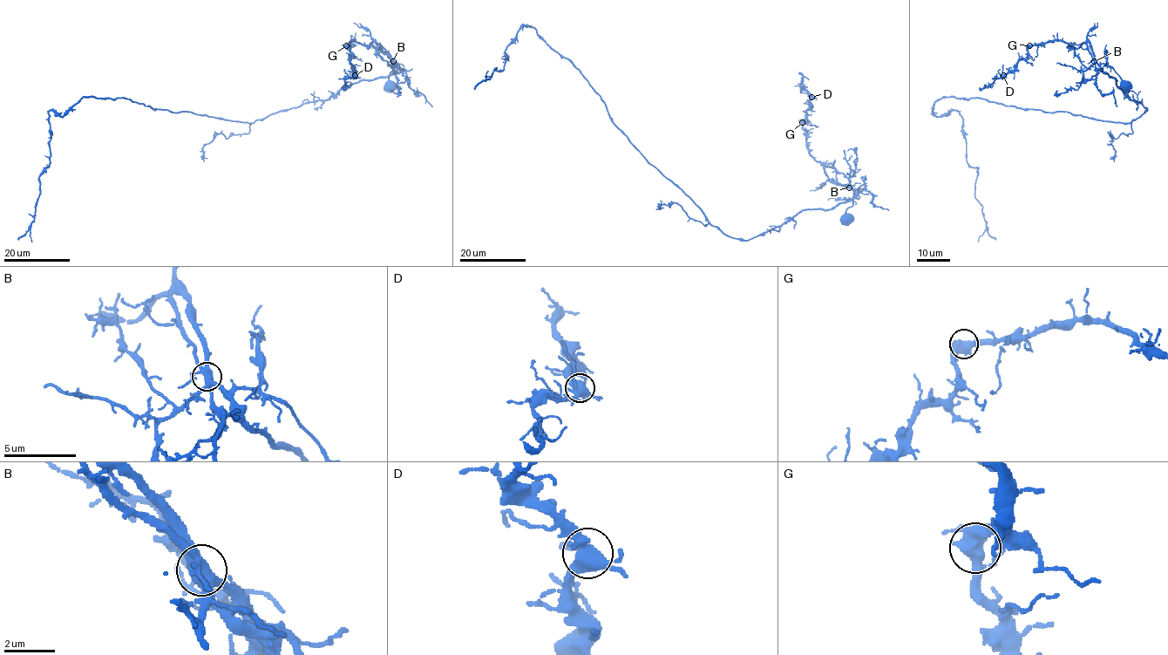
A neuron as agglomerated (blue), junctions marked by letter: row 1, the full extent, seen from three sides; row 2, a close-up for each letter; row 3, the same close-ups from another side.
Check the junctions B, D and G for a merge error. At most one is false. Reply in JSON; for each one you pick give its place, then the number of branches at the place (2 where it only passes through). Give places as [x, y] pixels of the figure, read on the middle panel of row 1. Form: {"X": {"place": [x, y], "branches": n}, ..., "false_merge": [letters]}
{"B": {"place": [849, 187], "branches": 6}, "false_merge": ["B"]}

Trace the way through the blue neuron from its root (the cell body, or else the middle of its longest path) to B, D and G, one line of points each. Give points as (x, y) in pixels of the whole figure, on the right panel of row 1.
B: (1125, 85), (1111, 67), (1094, 61)
D: (1125, 85), (1111, 67), (1092, 57), (1085, 42), (1077, 48), (1061, 40), (1030, 45), (1028, 55), (1003, 75)
G: (1125, 85), (1111, 67), (1099, 64), (1092, 57), (1085, 42), (1077, 48), (1061, 40), (1029, 45)

